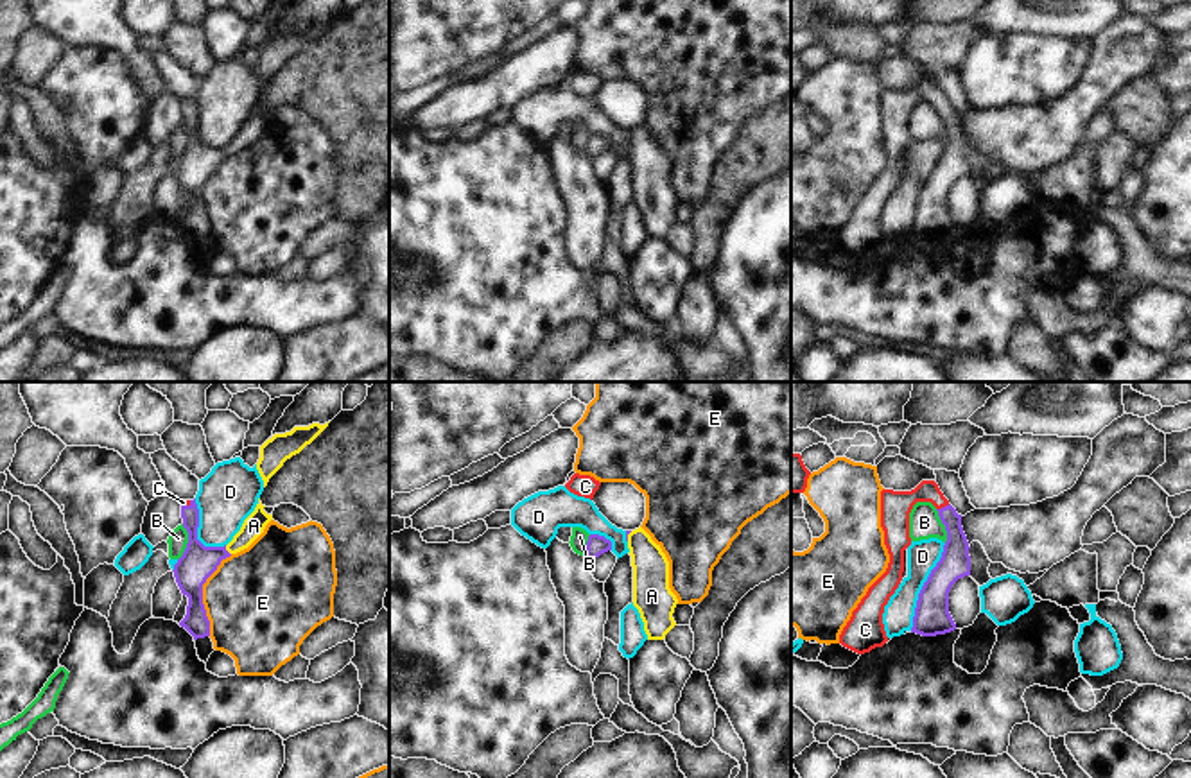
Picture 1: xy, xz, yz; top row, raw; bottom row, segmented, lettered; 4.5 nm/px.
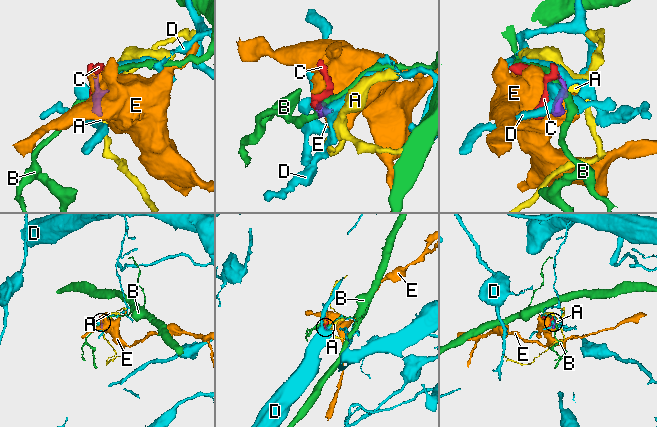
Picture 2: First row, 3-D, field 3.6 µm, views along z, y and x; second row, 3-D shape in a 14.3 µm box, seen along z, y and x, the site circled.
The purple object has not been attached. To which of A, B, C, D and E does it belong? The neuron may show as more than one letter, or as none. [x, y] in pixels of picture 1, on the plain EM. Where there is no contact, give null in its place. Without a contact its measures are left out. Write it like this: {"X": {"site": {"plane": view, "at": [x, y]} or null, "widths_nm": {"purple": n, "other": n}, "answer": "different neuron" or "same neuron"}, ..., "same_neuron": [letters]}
{"A": {"site": {"plane": "xy", "at": [226, 149]}, "widths_nm": {"purple": 160, "other": 100}, "answer": "same neuron"}, "B": {"site": {"plane": "xy", "at": [189, 140]}, "widths_nm": {"purple": 160, "other": 90}, "answer": "different neuron"}, "C": {"site": {"plane": "yz", "at": [942, 106]}, "widths_nm": {"purple": 140, "other": 140}, "answer": "same neuron"}, "D": {"site": {"plane": "yz", "at": [922, 185]}, "widths_nm": {"purple": 160, "other": 140}, "answer": "different neuron"}, "E": {"site": {"plane": "xy", "at": [201, 192]}, "widths_nm": {"purple": 160, "other": 460}, "answer": "different neuron"}, "same_neuron": ["A", "C"]}

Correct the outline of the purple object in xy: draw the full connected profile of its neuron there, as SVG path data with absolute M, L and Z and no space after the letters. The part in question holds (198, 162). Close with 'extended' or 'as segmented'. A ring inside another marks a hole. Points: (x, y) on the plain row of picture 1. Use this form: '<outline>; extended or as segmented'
M181 99L183 125L188 131L188 142L183 154L174 163L174 176L183 194L188 195L187 213L179 220L194 238L210 235L210 219L203 203L203 183L217 169L222 158L248 147L273 118L264 109L264 102L256 102L255 109L244 118L240 129L224 145L204 145L197 138L199 108L194 99Z; extended

